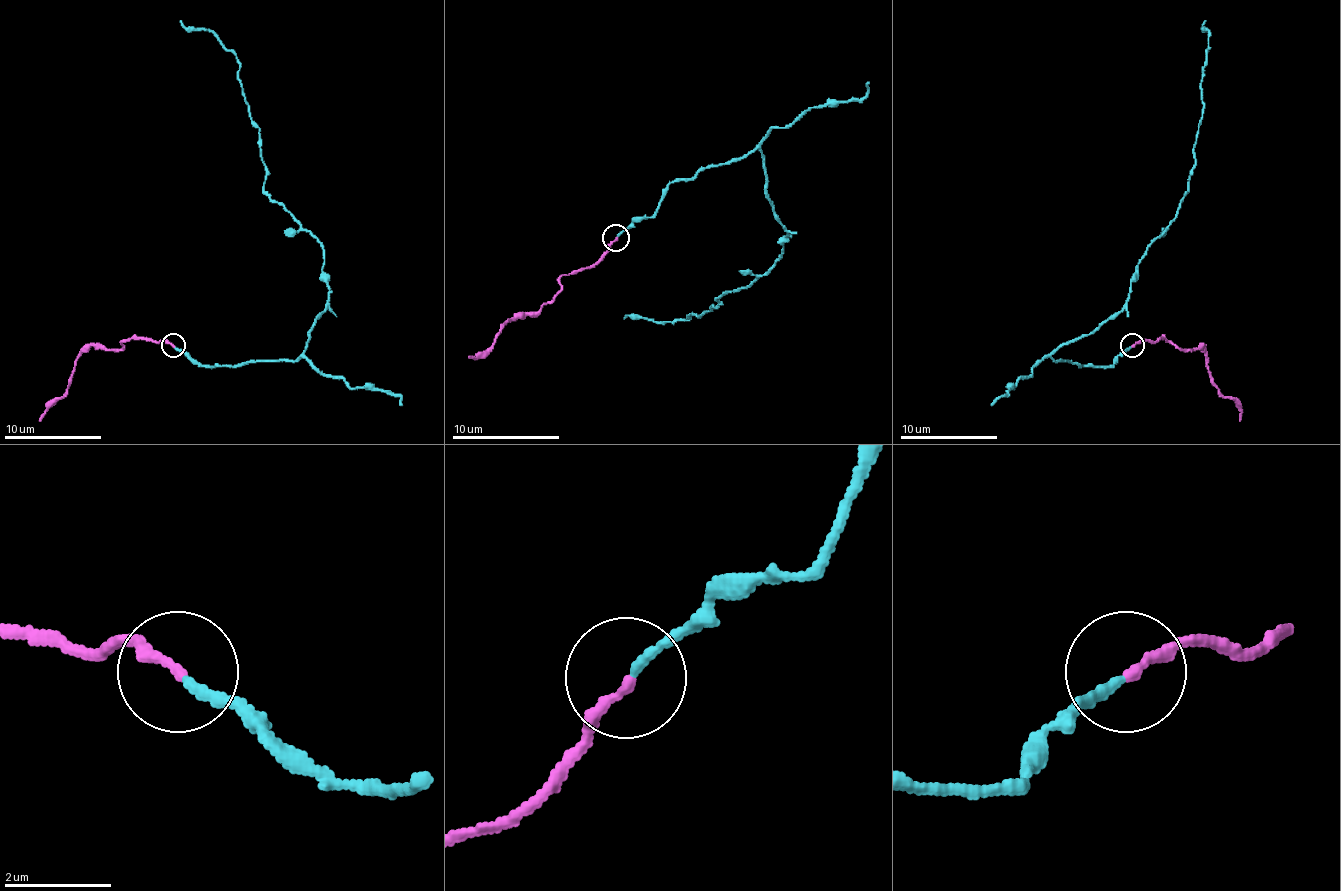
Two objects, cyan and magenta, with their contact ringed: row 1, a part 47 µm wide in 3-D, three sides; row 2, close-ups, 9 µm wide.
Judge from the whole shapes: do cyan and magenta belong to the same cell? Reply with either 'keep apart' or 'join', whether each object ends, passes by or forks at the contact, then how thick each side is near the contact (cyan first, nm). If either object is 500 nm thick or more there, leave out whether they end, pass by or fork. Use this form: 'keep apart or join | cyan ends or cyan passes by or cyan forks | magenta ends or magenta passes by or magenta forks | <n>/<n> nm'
keep apart | cyan ends | magenta ends | 170/190 nm

